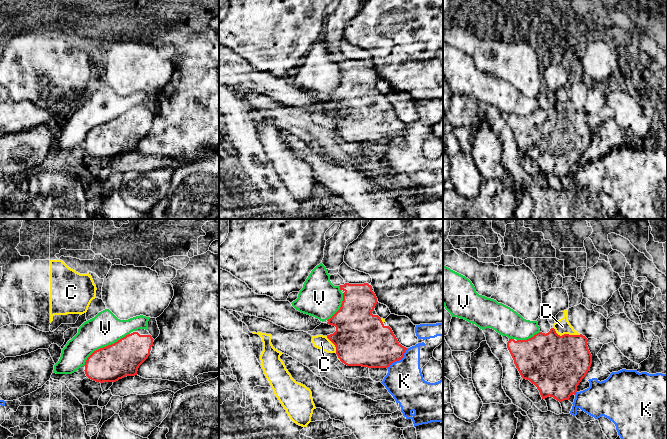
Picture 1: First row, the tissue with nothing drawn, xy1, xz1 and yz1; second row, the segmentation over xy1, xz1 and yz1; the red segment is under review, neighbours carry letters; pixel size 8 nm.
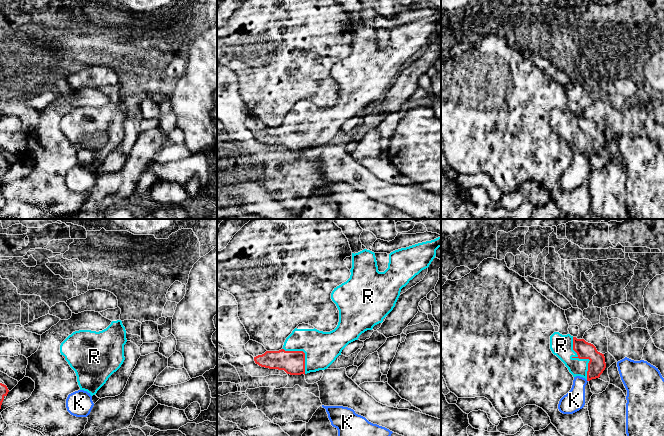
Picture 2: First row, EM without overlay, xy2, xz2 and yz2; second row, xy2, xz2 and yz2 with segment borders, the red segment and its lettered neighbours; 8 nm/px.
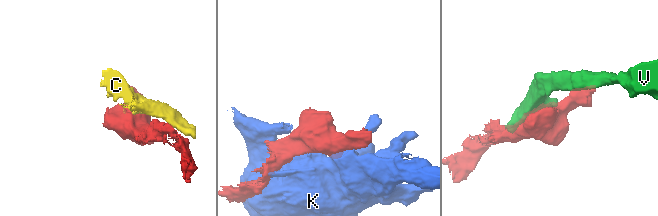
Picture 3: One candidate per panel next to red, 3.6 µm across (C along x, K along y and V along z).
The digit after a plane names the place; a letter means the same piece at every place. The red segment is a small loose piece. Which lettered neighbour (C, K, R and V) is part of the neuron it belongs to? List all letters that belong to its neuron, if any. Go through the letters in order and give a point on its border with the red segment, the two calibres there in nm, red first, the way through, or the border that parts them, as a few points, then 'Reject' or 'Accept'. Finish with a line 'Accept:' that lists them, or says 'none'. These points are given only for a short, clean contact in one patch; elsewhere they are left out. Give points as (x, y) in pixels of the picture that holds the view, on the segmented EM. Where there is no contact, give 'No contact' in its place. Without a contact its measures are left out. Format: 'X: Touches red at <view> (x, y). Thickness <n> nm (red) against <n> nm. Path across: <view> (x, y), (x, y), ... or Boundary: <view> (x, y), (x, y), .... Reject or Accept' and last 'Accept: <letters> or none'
C: Touches red at yz1 (566, 334). Thickness 460 nm (red) against 120 nm. Reject
K: Touches red at xz1 (399, 359). Thickness 360 nm (red) against 300 nm. Reject
R: Touches red at yz2 (583, 358). Thickness 140 nm (red) against 180 nm. Path across: yz2 (596, 366), (588, 359), (583, 358), (561, 345). Accept
V: Touches red at xy1 (104, 347). Thickness 280 nm (red) against 260 nm. Reject
Accept: R

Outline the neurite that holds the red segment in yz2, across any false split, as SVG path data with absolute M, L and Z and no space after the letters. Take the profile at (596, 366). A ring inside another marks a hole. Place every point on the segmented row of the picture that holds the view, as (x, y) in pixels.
M554 332L550 336L550 349L573 377L580 376L590 381L599 378L606 368L604 354L598 352L593 344L570 334Z

